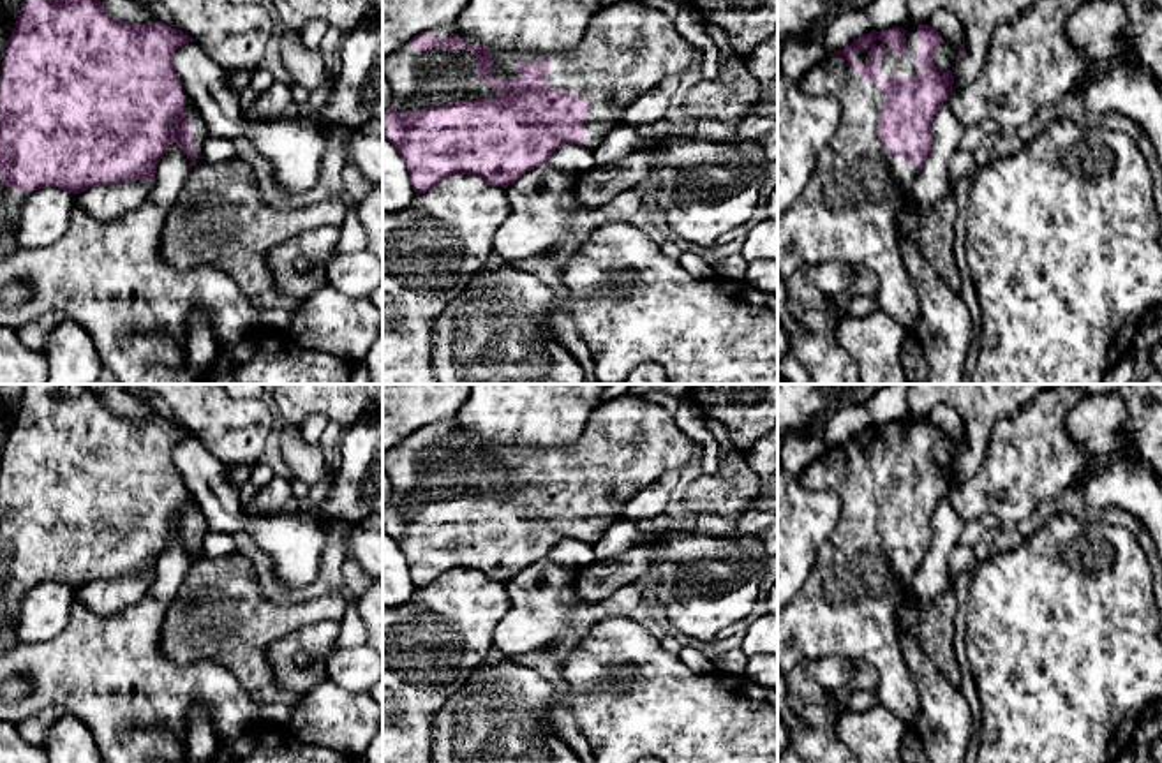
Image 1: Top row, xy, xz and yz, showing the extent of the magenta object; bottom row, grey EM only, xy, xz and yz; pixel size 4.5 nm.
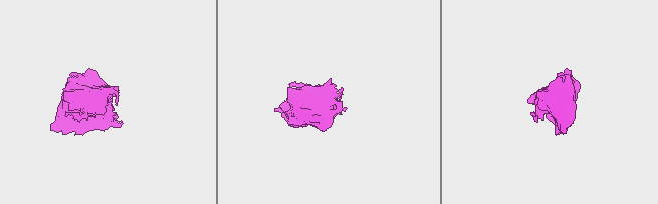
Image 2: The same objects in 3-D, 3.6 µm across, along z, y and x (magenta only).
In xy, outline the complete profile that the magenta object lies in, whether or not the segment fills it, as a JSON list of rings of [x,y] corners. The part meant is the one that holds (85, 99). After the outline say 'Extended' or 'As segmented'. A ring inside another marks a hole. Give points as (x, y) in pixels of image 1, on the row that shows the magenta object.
[[[30,0],[7,41],[0,76],[0,261],[21,250],[16,243],[19,211],[26,197],[44,187],[71,194],[97,185],[155,180],[171,143],[178,143],[192,167],[208,137],[199,109],[182,85],[173,55],[194,42],[164,23],[134,25],[113,18],[101,0]]]. Extended

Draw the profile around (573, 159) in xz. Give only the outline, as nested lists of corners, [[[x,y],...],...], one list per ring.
[[[566,143],[559,150],[555,150],[550,155],[548,162],[554,167],[575,176],[596,166],[594,150],[571,143]]]

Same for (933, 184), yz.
[[[943,102],[936,111],[931,130],[931,152],[910,192],[919,206],[933,206],[954,192],[949,159],[959,150],[959,139],[965,132],[949,102]]]

